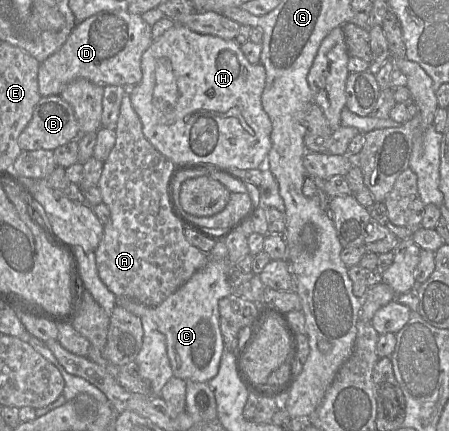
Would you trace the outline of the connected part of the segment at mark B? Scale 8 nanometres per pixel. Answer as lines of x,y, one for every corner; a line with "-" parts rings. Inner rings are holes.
61,95
45,96
36,104
18,144
22,151
55,150
72,140
79,142
79,131
71,105

